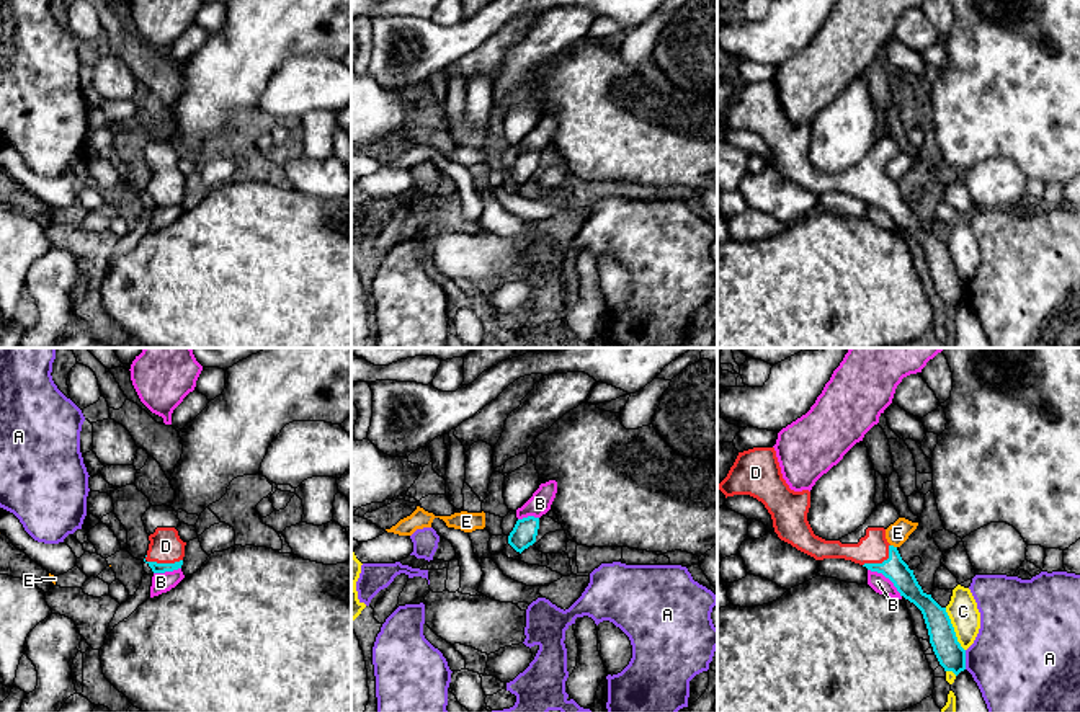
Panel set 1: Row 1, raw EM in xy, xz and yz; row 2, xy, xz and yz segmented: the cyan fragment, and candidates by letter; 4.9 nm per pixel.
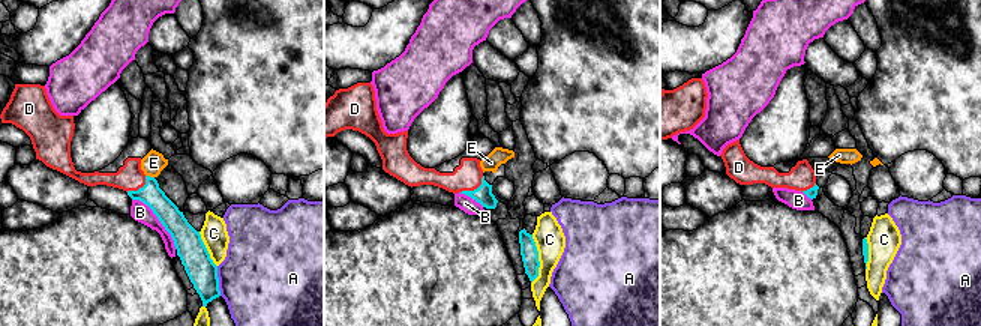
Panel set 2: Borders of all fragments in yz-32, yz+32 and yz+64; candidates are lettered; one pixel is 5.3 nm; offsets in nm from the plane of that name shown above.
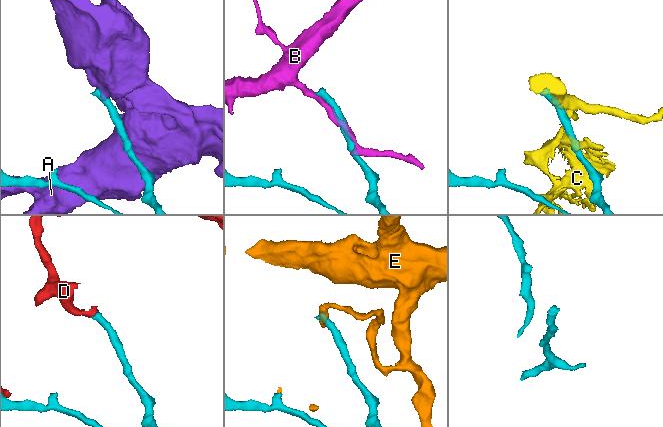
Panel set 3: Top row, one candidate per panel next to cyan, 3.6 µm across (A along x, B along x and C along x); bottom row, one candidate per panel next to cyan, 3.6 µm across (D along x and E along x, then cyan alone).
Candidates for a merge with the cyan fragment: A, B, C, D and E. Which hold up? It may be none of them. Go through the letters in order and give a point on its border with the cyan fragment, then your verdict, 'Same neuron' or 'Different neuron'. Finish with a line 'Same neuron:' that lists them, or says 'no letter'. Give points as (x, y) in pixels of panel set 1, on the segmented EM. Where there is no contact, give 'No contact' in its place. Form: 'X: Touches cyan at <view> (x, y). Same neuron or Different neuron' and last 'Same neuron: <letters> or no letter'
A: Touches cyan at yz (964, 660). Different neuron
B: Touches cyan at yz (888, 577). Different neuron
C: Touches cyan at yz (953, 629). Different neuron
D: Touches cyan at xy (164, 564). Same neuron
E: Touches cyan at yz (892, 546). Different neuron
Same neuron: D

